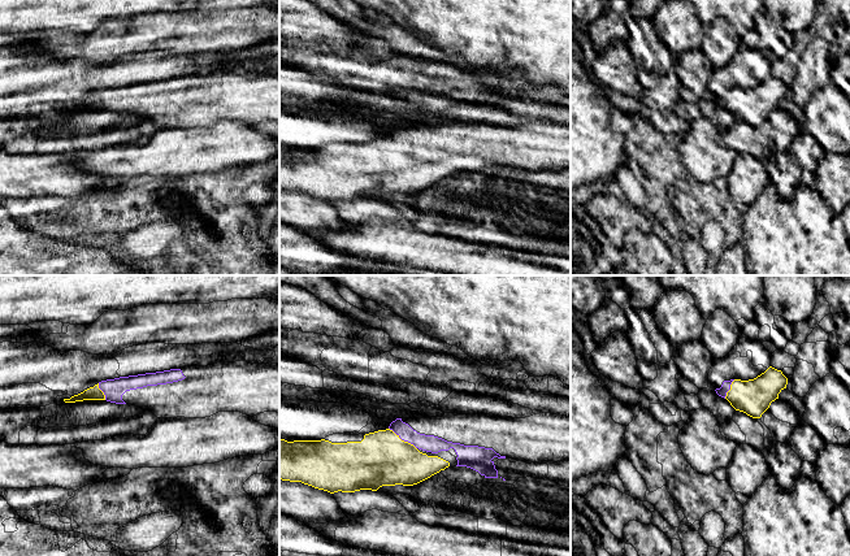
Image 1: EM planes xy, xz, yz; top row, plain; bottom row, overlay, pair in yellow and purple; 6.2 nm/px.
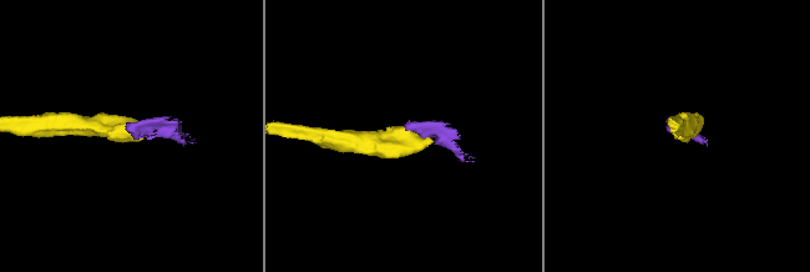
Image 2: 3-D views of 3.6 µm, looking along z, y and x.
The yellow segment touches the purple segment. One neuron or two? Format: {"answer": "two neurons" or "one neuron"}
{"answer": "one neuron"}

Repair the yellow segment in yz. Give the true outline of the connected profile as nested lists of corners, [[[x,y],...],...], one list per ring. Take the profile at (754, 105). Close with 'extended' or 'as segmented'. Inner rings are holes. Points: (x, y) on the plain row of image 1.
[[[769,75],[754,88],[724,90],[716,103],[727,108],[730,114],[753,127],[760,127],[779,103],[786,97],[788,87],[781,79]]]; extended

